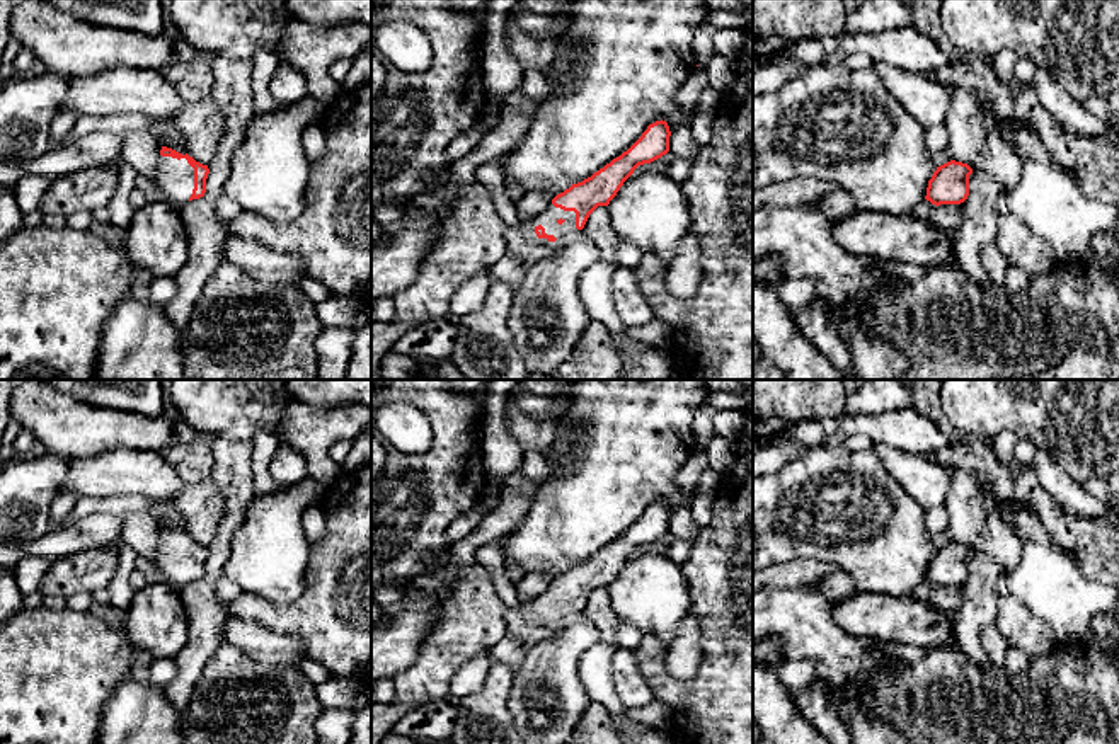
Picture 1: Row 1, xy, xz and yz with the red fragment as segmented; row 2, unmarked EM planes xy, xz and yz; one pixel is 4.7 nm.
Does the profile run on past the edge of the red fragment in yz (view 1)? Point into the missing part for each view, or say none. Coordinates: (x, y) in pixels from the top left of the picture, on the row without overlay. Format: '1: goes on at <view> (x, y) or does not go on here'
1: does not go on here

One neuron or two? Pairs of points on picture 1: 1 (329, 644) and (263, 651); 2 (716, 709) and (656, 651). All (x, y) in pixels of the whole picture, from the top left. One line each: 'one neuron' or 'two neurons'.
1: two neurons
2: one neuron

